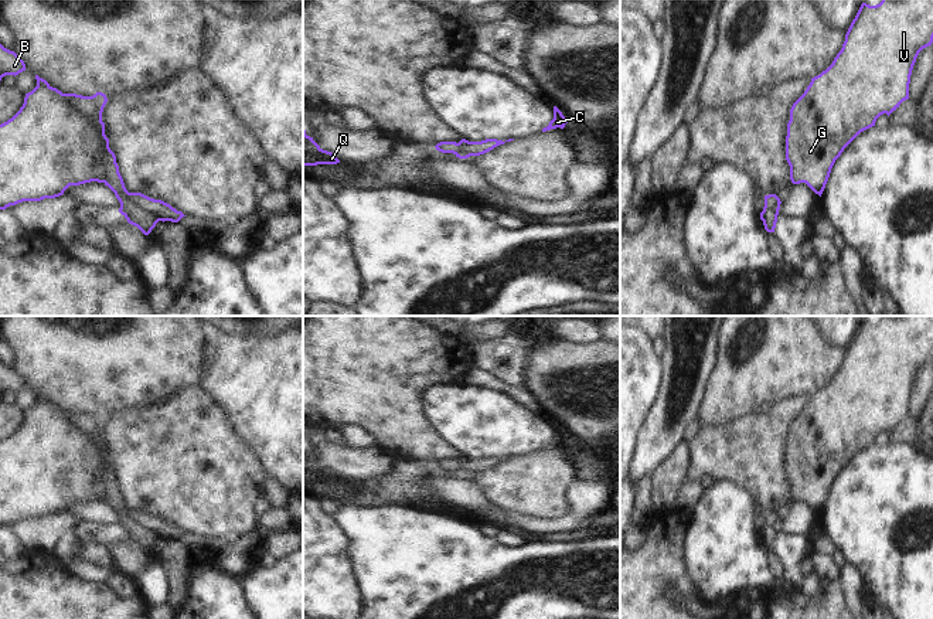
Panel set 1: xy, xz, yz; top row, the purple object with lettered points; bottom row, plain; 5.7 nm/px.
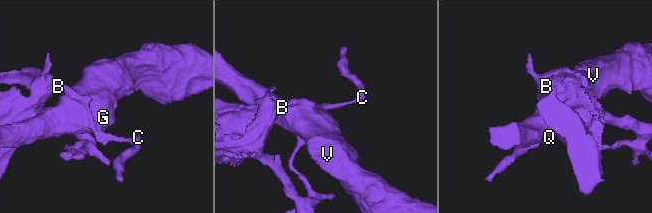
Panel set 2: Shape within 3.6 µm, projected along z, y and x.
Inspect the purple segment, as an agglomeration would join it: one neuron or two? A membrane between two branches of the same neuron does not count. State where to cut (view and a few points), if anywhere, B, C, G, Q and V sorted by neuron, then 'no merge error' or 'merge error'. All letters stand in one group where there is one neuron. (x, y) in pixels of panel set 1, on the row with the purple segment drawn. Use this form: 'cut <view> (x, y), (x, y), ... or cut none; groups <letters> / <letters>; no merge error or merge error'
cut xy (61, 94), (99, 135), (99, 160), (104, 182); groups B / C G Q V; merge error

